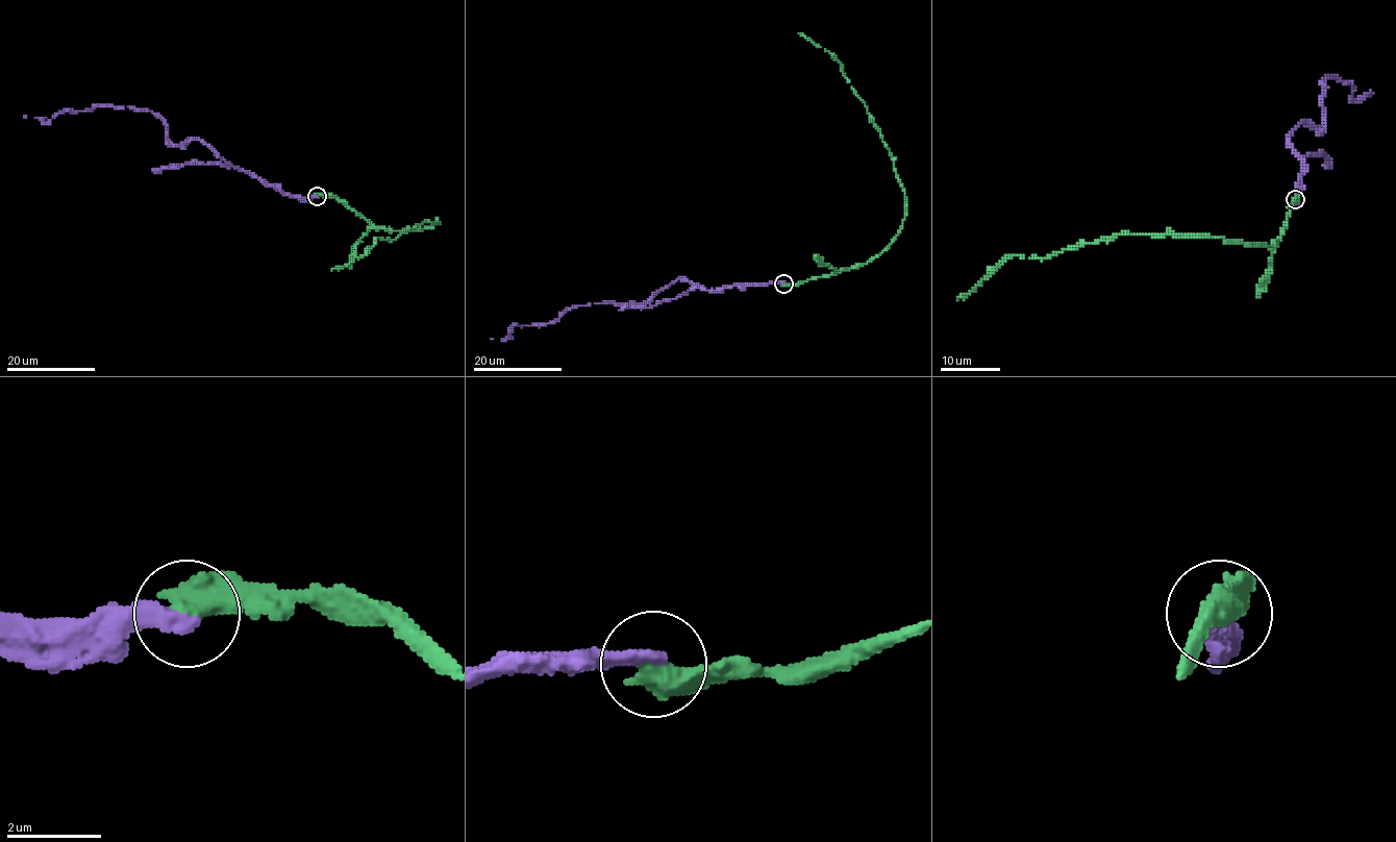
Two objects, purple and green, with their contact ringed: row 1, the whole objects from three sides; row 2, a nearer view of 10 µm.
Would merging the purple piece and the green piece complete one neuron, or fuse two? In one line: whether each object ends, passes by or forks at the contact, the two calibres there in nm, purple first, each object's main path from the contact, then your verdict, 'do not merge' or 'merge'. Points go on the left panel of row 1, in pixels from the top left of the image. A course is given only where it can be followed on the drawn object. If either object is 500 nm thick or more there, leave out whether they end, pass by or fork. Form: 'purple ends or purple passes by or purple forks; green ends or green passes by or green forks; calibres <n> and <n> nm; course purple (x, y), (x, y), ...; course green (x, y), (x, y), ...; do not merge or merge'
calibres 360 and 600 nm; course purple (316, 196), (283, 195), (198, 140), (172, 144), (150, 112), (94, 106), (45, 123), (23, 117); course green (317, 196), (337, 196), (375, 225), (410, 230), (439, 222), (376, 238), (363, 255), (331, 270); merge

